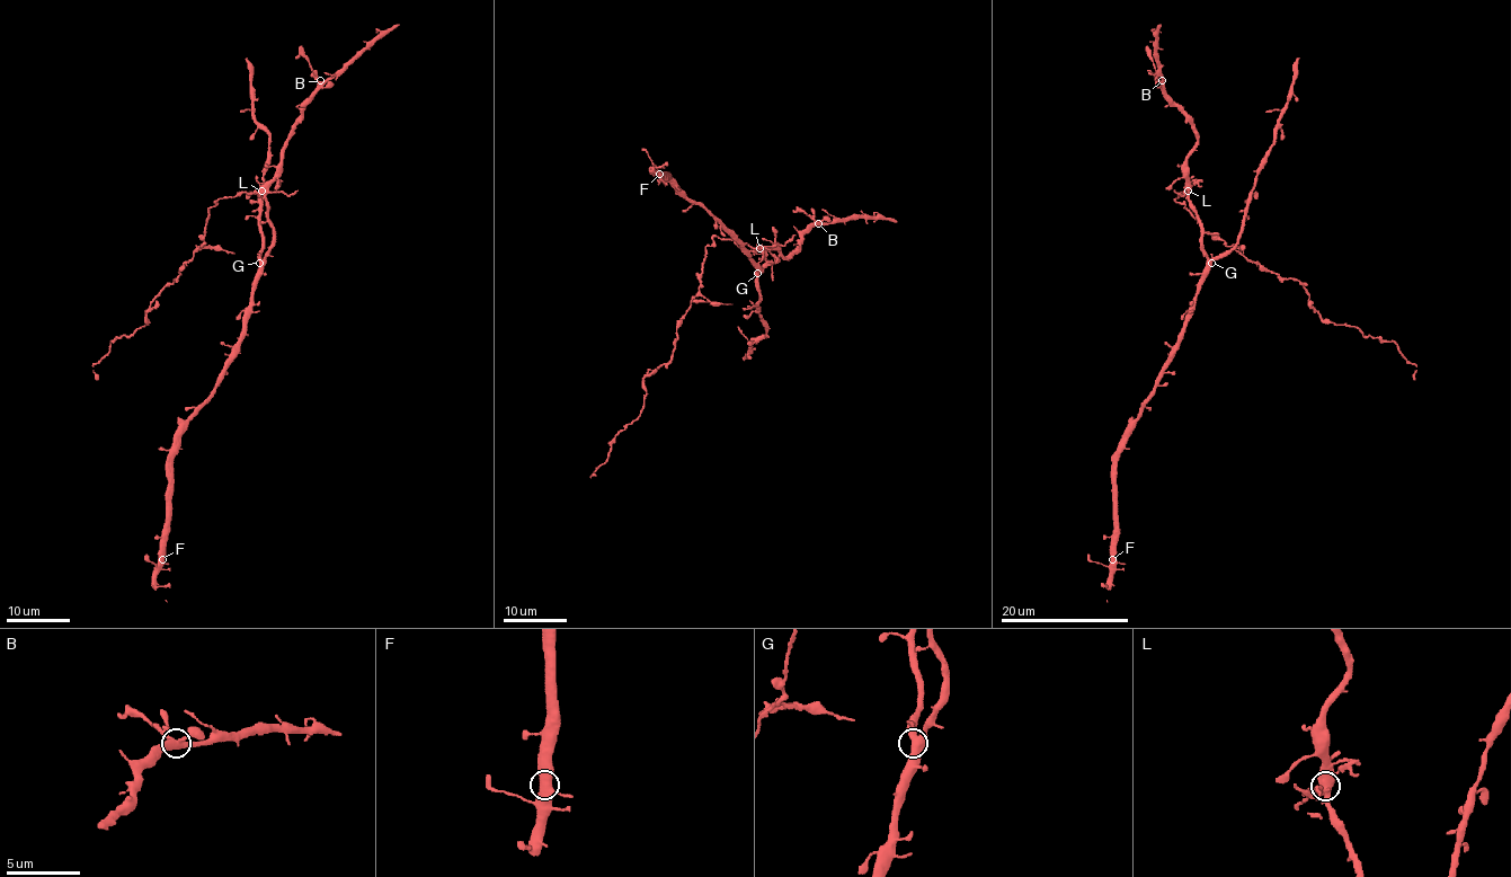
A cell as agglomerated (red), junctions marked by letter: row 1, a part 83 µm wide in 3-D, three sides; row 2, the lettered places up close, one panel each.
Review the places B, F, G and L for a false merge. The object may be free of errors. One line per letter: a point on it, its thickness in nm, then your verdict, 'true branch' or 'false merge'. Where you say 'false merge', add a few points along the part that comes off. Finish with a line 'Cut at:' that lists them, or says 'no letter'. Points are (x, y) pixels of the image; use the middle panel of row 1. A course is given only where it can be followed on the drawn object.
B: (818, 223) | 400 nm | true branch
F: (659, 174) | 550 nm | true branch
G: (757, 273) | 550 nm | true branch
L: (760, 248) | 600 nm | false merge | (758, 248), (712, 237), (673, 357), (643, 378), (642, 412), (615, 437), (590, 477), (596, 476)
Cut at: L

